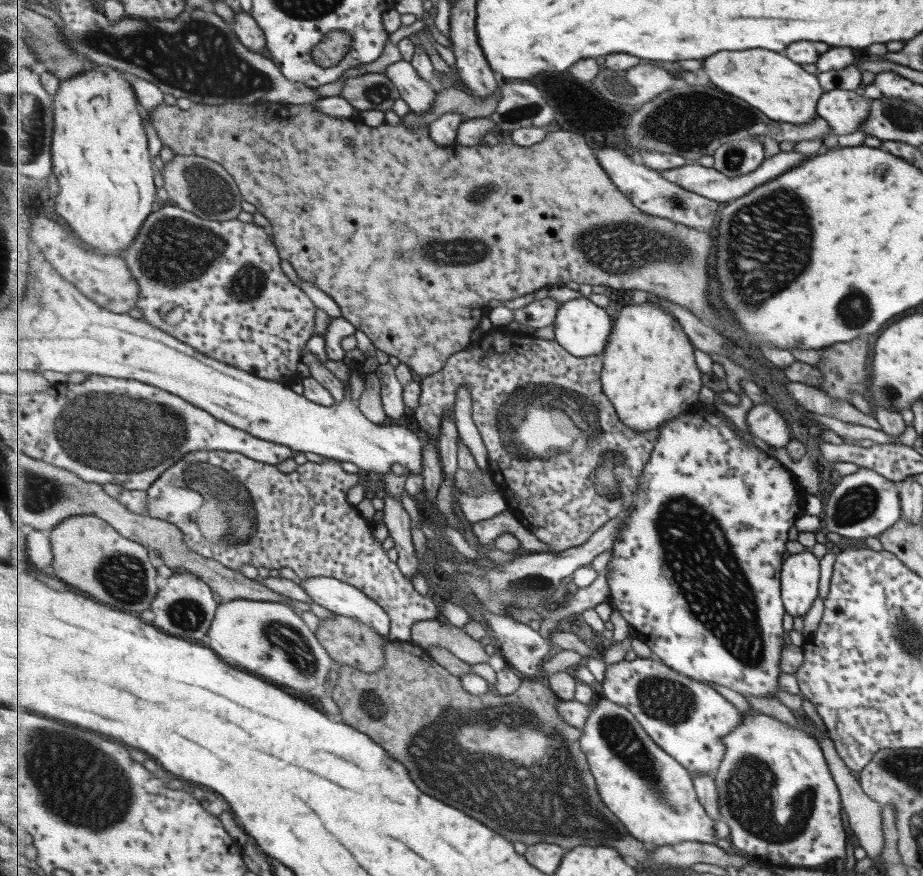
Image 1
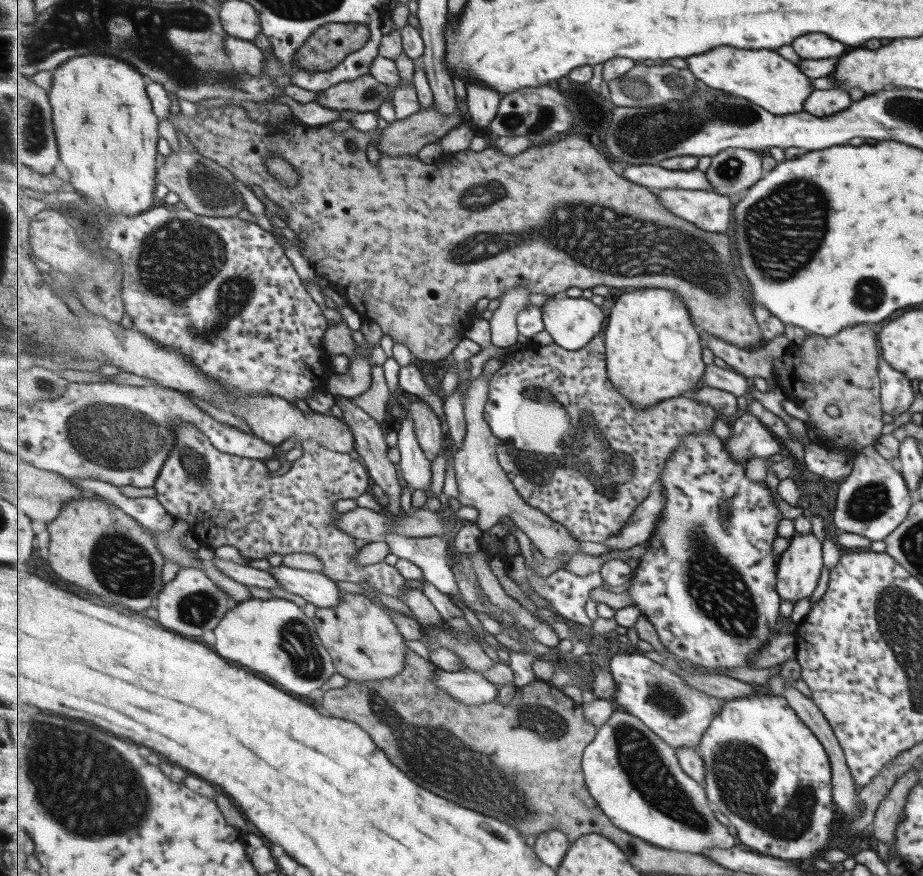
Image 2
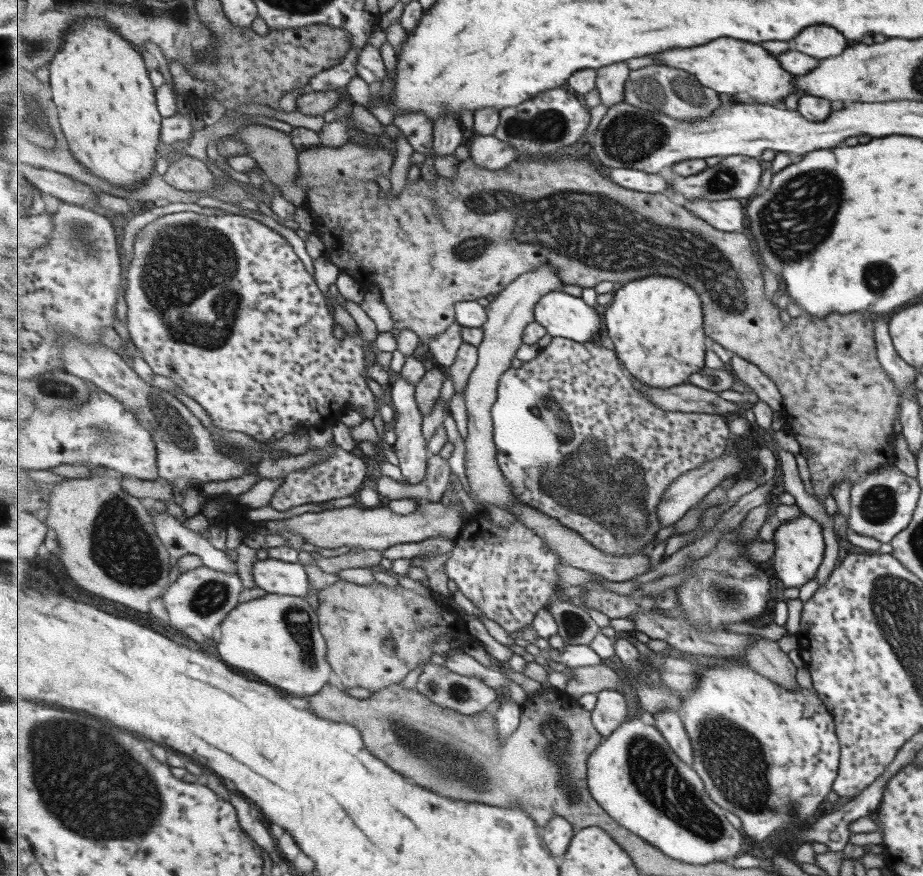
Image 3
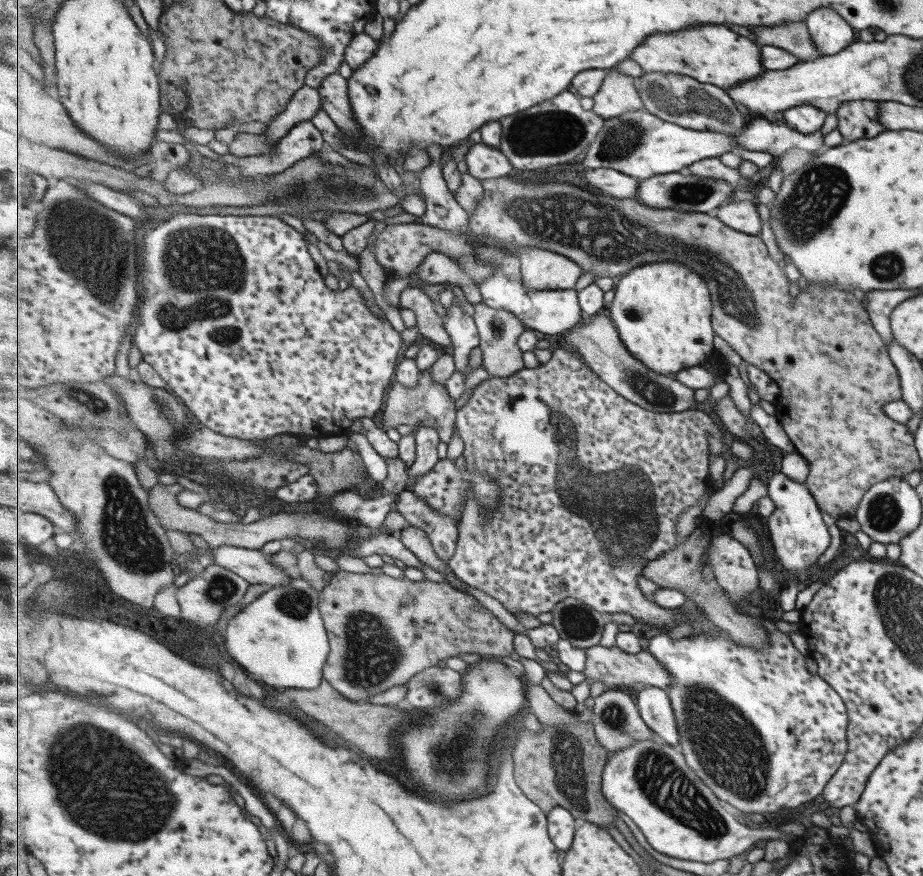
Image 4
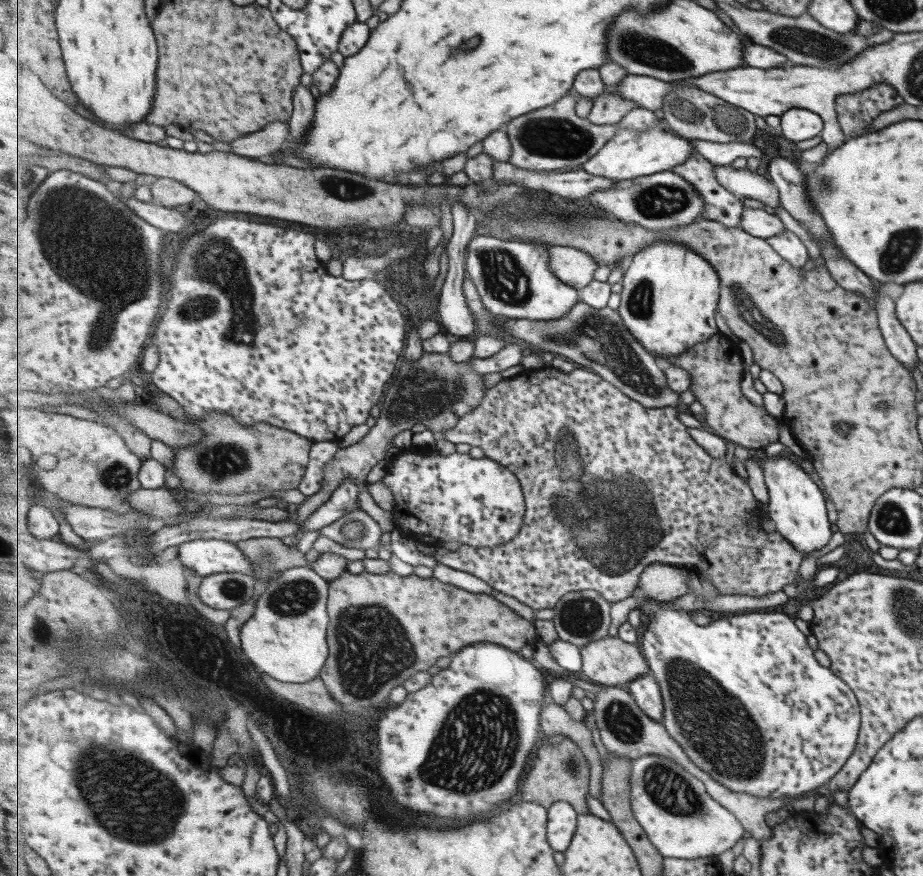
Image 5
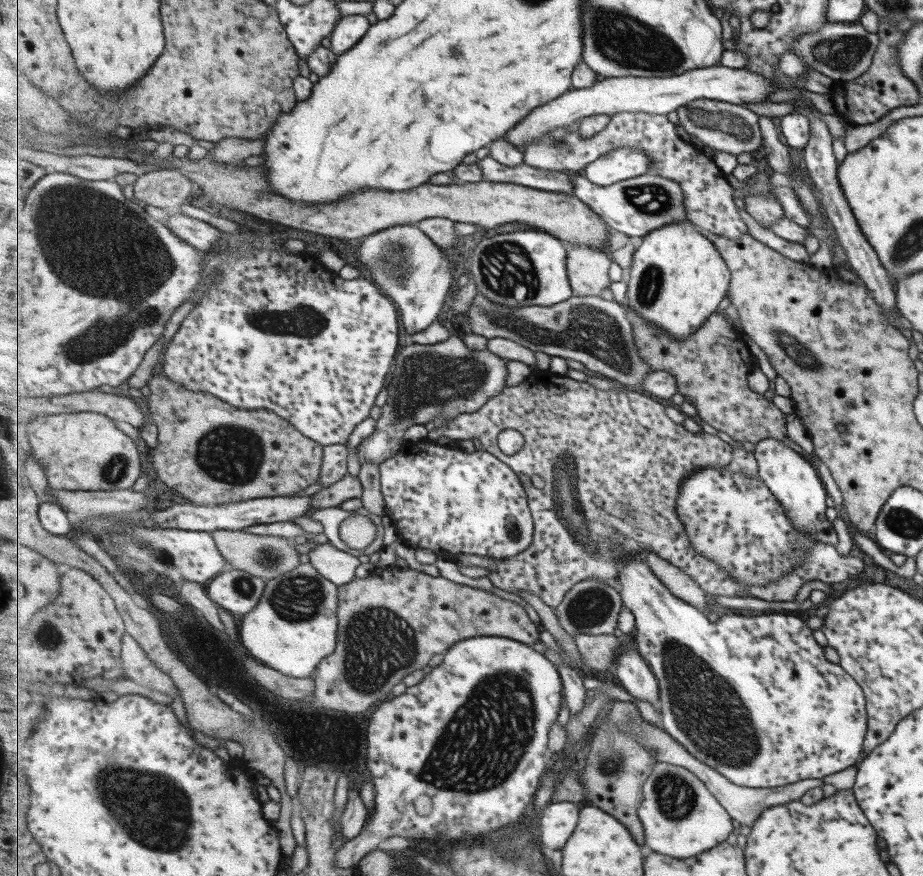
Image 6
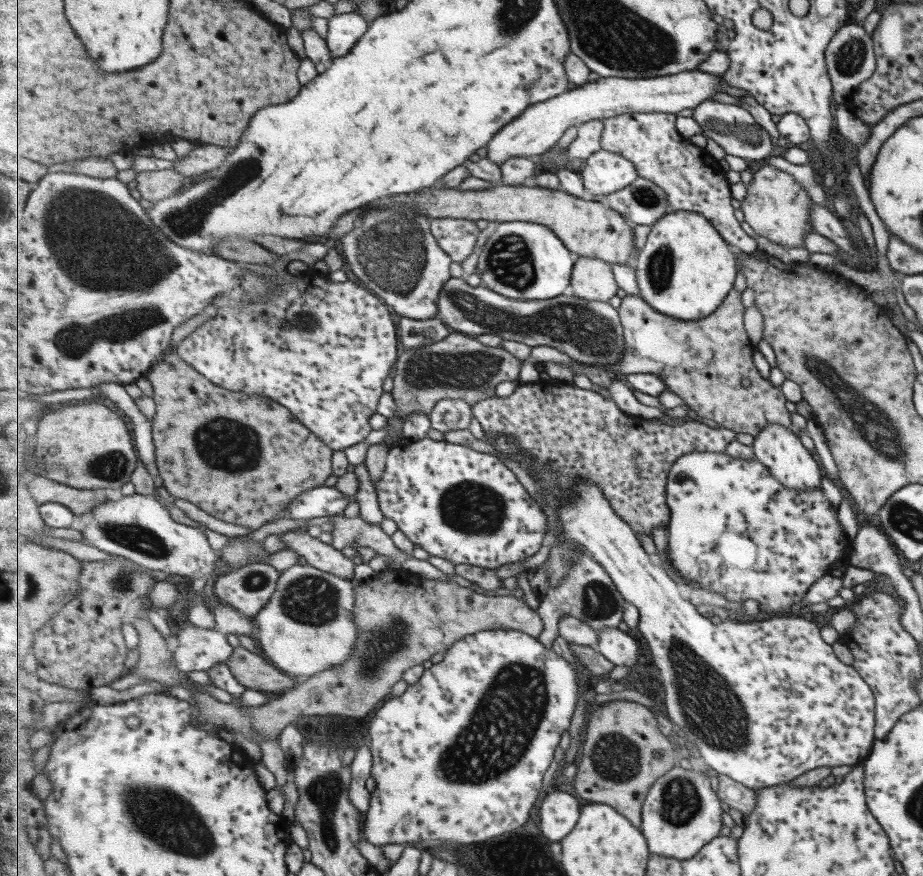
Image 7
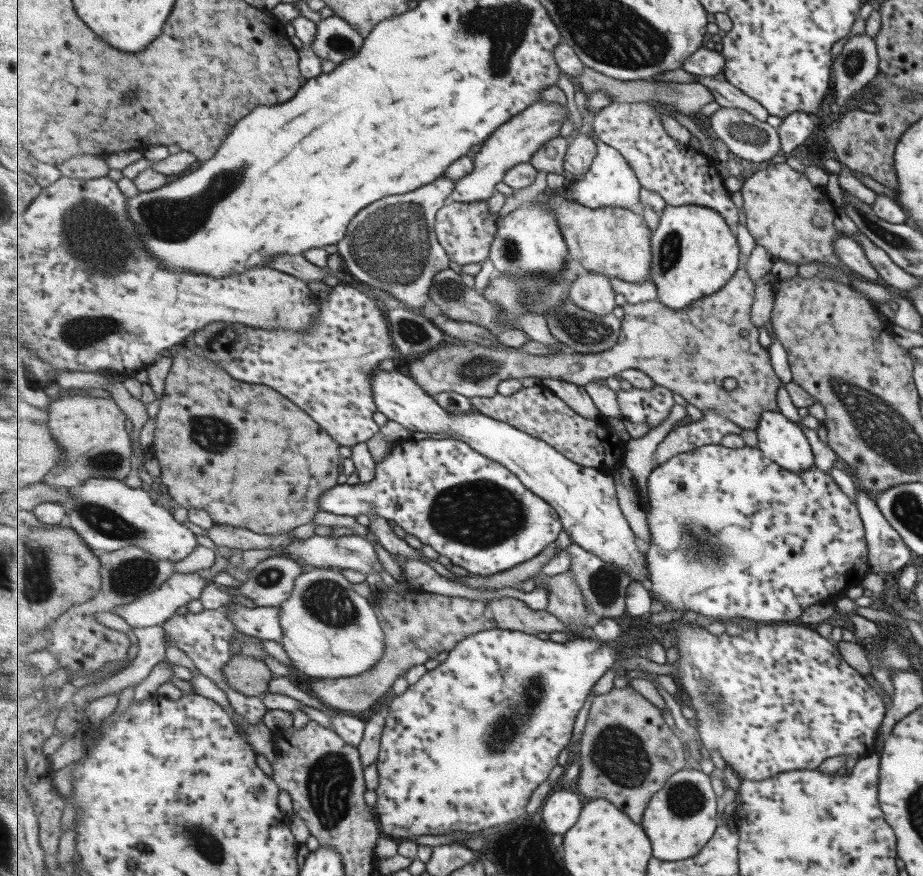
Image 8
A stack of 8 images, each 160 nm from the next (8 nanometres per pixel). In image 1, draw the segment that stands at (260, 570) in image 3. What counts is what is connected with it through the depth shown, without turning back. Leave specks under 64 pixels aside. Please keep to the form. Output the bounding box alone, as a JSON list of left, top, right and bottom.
[300,576,392,634]

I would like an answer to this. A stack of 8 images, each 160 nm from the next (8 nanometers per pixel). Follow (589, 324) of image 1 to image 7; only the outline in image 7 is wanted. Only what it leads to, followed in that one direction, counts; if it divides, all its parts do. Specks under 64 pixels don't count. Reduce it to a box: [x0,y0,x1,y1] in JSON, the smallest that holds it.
[478,221,574,300]

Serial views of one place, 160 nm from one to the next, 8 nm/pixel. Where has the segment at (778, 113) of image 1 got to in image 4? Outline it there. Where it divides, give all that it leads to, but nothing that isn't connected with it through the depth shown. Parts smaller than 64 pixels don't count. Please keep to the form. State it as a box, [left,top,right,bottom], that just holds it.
[631,24,767,90]

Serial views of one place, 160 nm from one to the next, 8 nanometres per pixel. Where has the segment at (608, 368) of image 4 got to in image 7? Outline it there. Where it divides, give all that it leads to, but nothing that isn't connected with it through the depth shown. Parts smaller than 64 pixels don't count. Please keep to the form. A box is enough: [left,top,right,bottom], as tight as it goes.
[438,276,627,368]

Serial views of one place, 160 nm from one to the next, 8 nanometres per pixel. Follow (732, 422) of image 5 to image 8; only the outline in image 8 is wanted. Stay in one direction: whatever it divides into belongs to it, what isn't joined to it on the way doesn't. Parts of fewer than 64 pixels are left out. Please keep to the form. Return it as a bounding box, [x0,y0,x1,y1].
[408,269,781,430]

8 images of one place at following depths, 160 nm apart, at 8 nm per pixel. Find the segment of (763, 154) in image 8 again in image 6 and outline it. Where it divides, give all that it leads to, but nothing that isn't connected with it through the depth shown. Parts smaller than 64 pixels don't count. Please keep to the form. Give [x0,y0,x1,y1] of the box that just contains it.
[674,99,764,156]

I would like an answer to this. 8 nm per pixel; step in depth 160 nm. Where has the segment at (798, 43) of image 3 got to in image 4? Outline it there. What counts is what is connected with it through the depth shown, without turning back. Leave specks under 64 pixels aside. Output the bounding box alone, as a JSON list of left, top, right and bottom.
[804,8,855,56]

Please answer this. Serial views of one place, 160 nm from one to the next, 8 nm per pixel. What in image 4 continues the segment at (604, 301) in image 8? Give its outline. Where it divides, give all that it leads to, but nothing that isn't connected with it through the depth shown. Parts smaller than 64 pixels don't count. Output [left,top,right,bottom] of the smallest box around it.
[521,247,583,292]

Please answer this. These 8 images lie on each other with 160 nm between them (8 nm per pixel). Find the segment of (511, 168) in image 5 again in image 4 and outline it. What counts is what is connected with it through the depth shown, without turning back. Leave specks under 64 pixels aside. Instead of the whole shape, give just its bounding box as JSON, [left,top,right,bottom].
[585,168,641,198]

